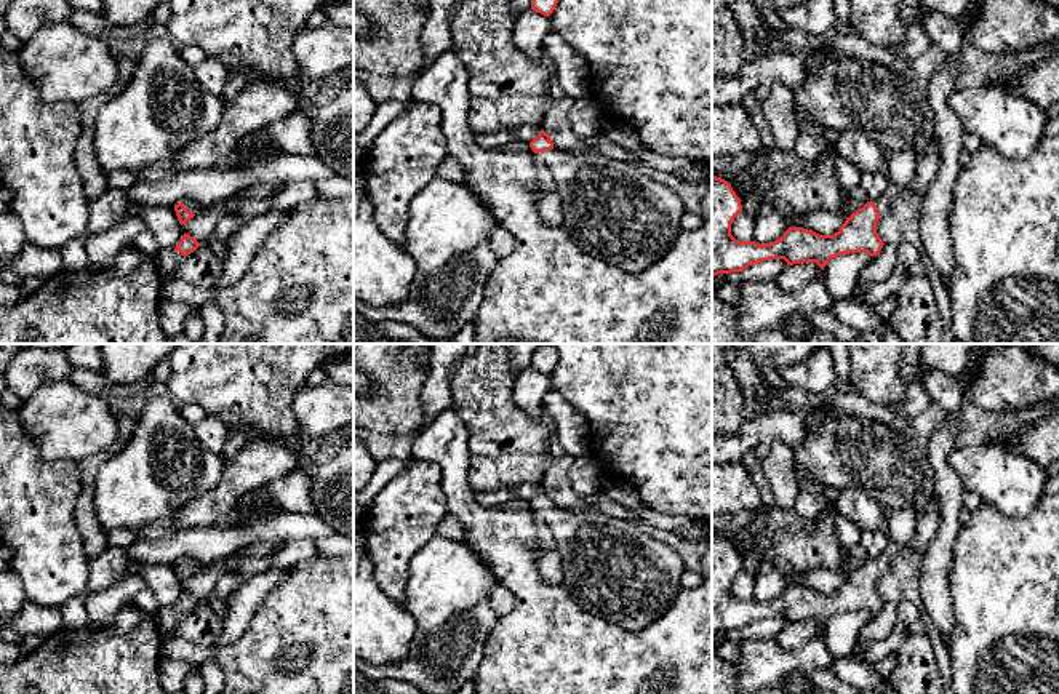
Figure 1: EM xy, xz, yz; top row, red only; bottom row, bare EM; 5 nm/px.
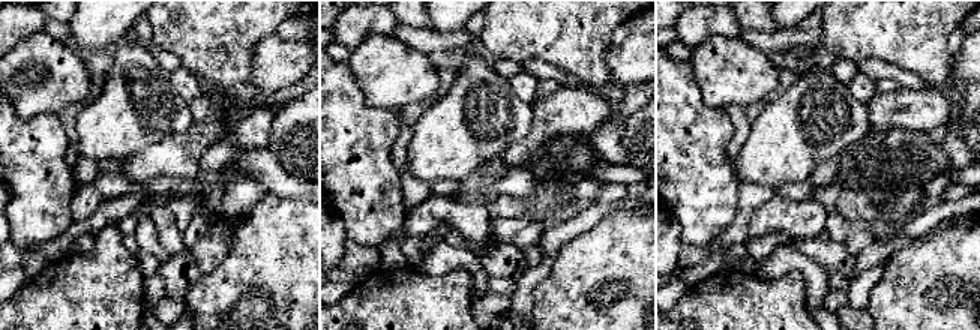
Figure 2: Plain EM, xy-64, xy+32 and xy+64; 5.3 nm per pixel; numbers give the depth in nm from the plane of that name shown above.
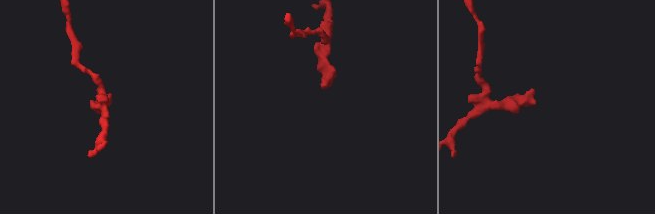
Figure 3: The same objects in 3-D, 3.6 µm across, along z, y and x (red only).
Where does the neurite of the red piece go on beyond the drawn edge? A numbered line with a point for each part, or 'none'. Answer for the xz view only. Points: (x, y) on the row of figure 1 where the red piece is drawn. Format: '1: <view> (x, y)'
1: xz (616, 213)

